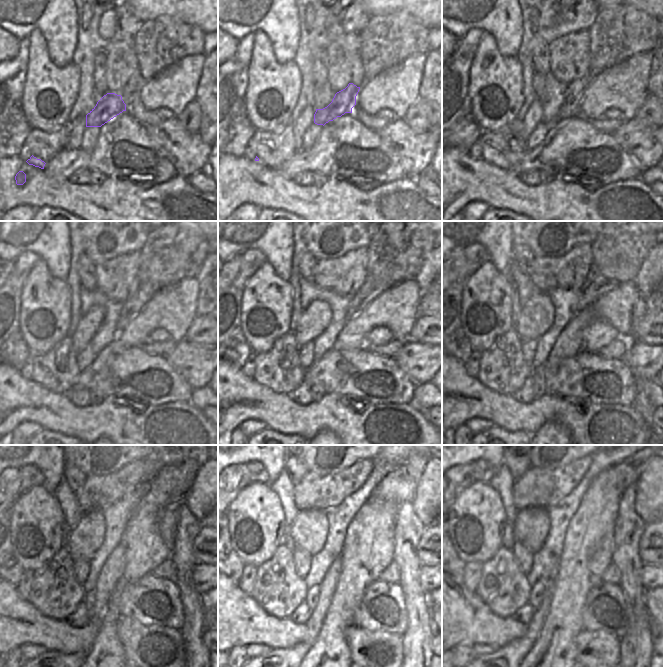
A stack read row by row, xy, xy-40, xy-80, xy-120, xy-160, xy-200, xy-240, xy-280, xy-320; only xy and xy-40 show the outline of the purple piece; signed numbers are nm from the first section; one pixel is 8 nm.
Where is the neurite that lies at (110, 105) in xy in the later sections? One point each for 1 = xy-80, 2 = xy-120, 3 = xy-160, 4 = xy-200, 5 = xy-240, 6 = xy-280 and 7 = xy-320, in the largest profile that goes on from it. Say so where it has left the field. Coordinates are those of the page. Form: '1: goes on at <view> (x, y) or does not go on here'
1: goes on at xy-80 (572, 94)
2: goes on at xy-120 (145, 292)
3: goes on at xy-160 (371, 288)
4: goes on at xy-200 (595, 286)
5: goes on at xy-240 (161, 493)
6: goes on at xy-280 (399, 485)
7: goes on at xy-320 (628, 472)

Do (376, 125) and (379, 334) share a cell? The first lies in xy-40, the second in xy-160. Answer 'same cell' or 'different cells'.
different cells

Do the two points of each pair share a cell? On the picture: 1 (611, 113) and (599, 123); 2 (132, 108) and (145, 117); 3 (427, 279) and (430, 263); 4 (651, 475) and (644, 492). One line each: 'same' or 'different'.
1: different
2: same
3: same
4: same

